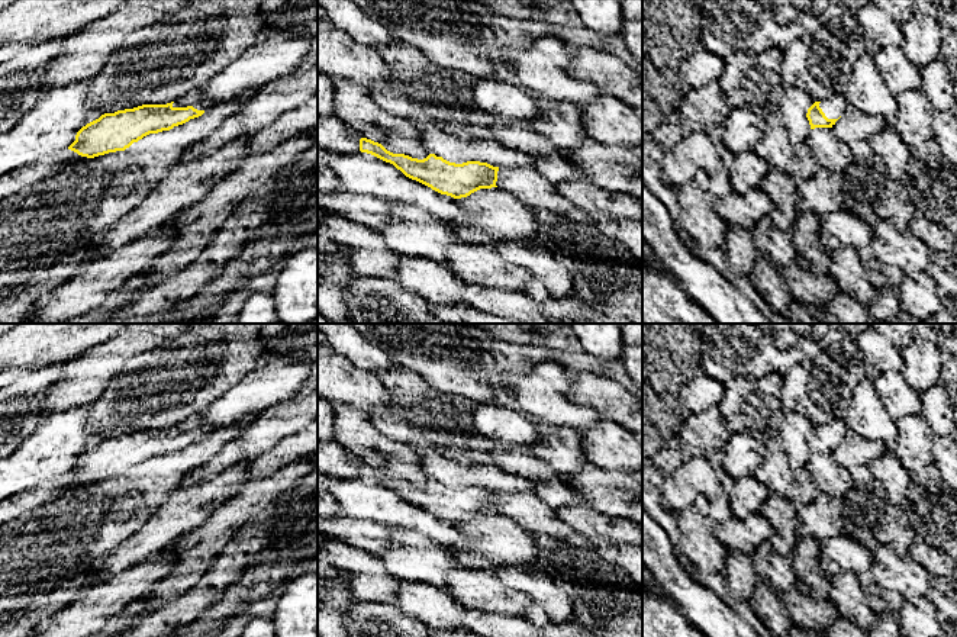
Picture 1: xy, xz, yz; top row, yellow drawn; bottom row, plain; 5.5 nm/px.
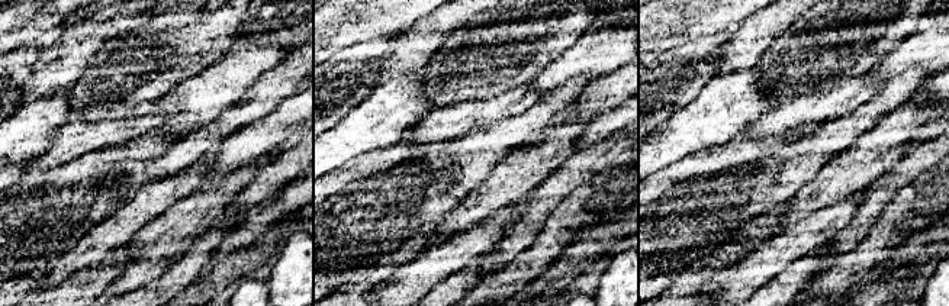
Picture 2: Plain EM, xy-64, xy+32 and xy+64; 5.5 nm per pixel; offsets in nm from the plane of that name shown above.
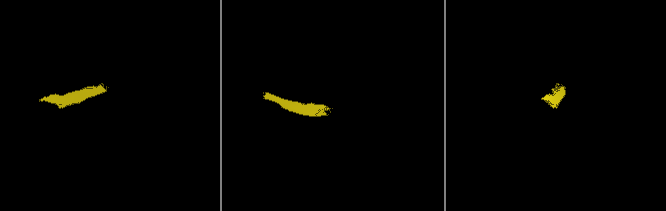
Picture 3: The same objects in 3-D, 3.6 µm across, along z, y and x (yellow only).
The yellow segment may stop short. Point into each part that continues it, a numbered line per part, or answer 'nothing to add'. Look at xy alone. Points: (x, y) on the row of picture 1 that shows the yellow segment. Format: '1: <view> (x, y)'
1: xy (196, 99)

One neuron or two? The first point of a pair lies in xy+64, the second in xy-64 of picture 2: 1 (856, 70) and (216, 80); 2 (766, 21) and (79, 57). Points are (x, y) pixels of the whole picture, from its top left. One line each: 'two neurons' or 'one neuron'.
1: two neurons
2: one neuron

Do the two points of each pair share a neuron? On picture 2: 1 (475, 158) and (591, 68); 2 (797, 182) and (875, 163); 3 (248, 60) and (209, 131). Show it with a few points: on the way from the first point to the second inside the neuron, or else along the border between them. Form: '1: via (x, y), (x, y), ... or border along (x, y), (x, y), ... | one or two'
1: border along (592, 77), (572, 77), (552, 92) | two
2: border along (836, 152), (791, 197) | two
3: border along (251, 83), (227, 108) | two

